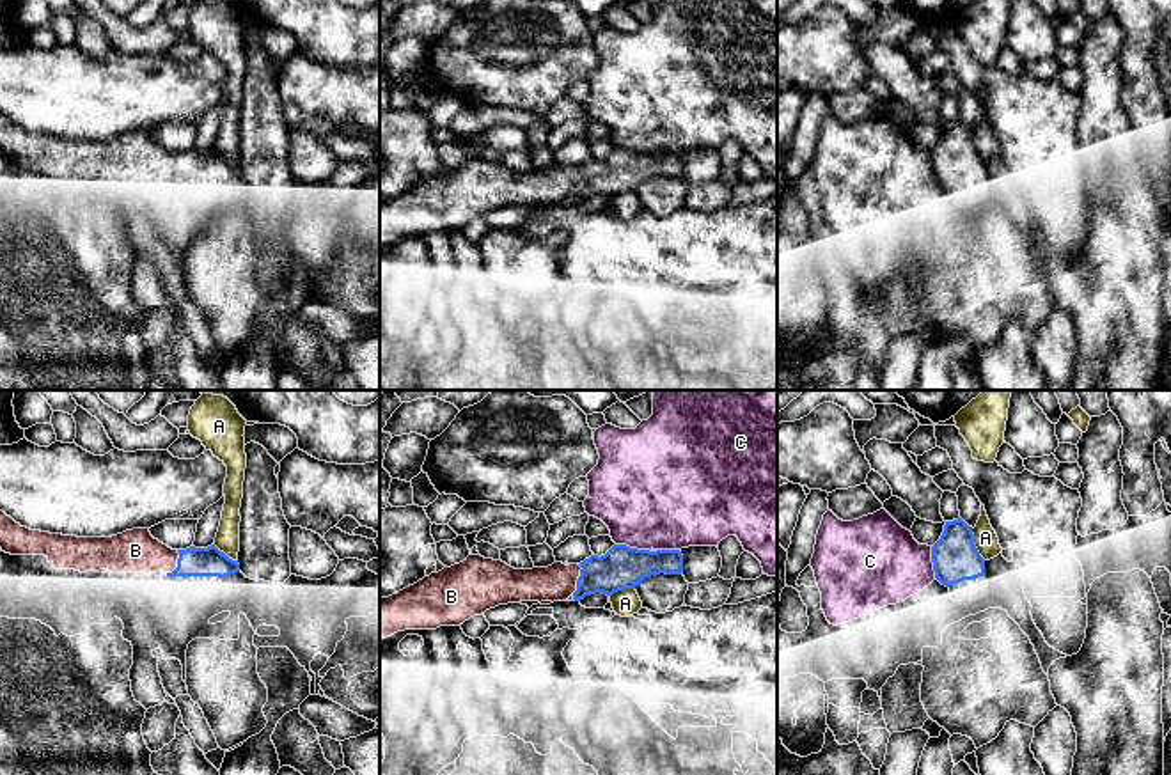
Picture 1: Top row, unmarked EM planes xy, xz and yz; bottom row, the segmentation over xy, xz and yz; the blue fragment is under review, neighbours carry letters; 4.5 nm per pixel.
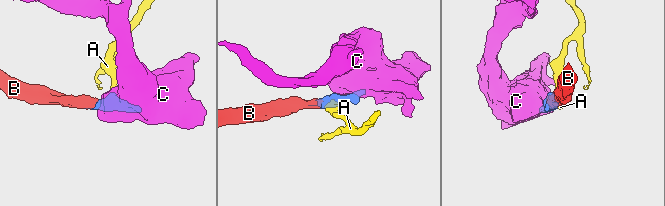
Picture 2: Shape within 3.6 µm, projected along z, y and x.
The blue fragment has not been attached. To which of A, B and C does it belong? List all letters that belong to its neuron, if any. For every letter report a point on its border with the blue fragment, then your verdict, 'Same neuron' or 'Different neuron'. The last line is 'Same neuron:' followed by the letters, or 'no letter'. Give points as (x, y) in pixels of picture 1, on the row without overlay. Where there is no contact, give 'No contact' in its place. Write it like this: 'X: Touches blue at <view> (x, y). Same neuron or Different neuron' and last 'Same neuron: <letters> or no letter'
A: Touches blue at yz (974, 148). Different neuron
B: Touches blue at xz (577, 183). Same neuron
C: Touches blue at xz (632, 151). Different neuron
Same neuron: B

